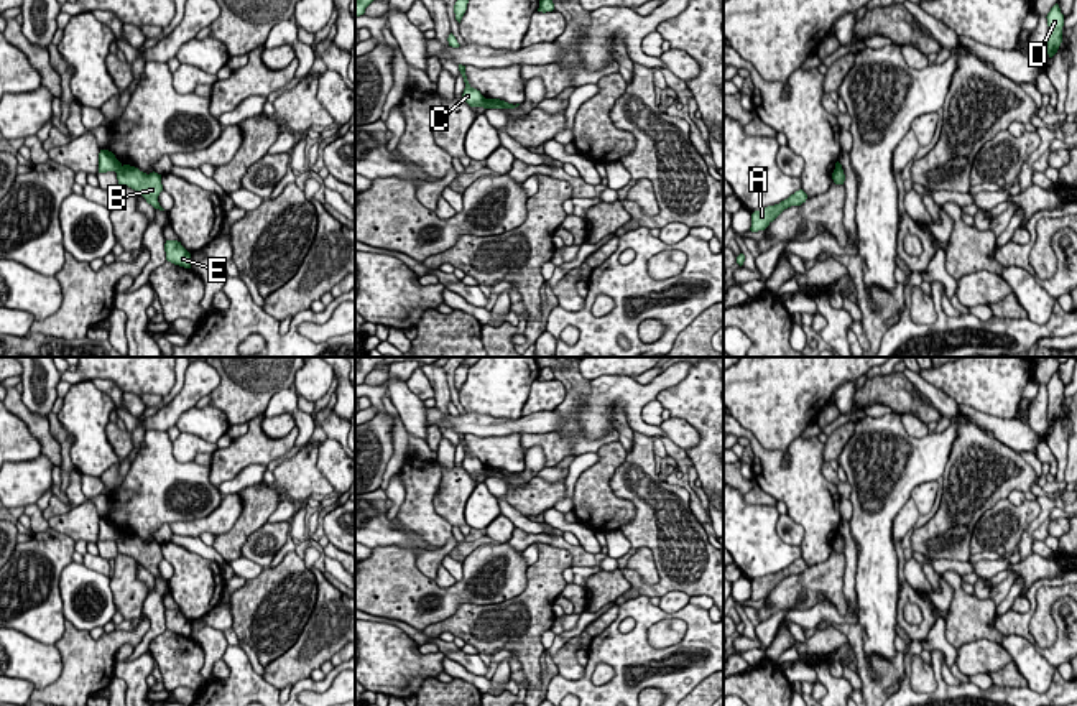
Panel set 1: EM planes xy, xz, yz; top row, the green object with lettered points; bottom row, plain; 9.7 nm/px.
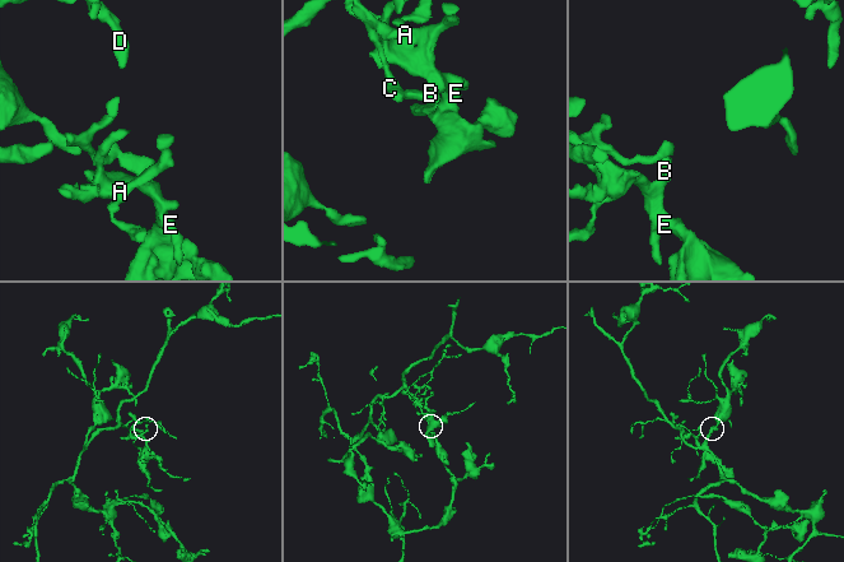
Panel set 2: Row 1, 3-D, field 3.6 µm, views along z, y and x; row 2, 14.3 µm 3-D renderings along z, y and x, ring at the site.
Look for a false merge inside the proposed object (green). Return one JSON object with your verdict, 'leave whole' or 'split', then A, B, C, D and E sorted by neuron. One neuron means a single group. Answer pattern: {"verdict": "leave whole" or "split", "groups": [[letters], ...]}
{"verdict": "split", "groups": [["A", "B", "E"], ["C", "D"]]}

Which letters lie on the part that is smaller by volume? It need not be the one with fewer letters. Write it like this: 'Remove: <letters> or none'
Remove: A, B, E

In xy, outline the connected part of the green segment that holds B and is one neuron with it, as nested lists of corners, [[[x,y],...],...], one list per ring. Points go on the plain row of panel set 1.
[[[123,533],[117,540],[117,548],[118,548],[118,553],[135,558],[155,578],[164,579],[158,571],[158,564],[163,560],[161,543],[155,540],[146,543],[135,535]]]

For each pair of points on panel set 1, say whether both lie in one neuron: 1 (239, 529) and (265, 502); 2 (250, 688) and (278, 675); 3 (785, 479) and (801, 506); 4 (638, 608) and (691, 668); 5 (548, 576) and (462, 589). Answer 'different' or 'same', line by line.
1: same
2: different
3: same
4: same
5: different

